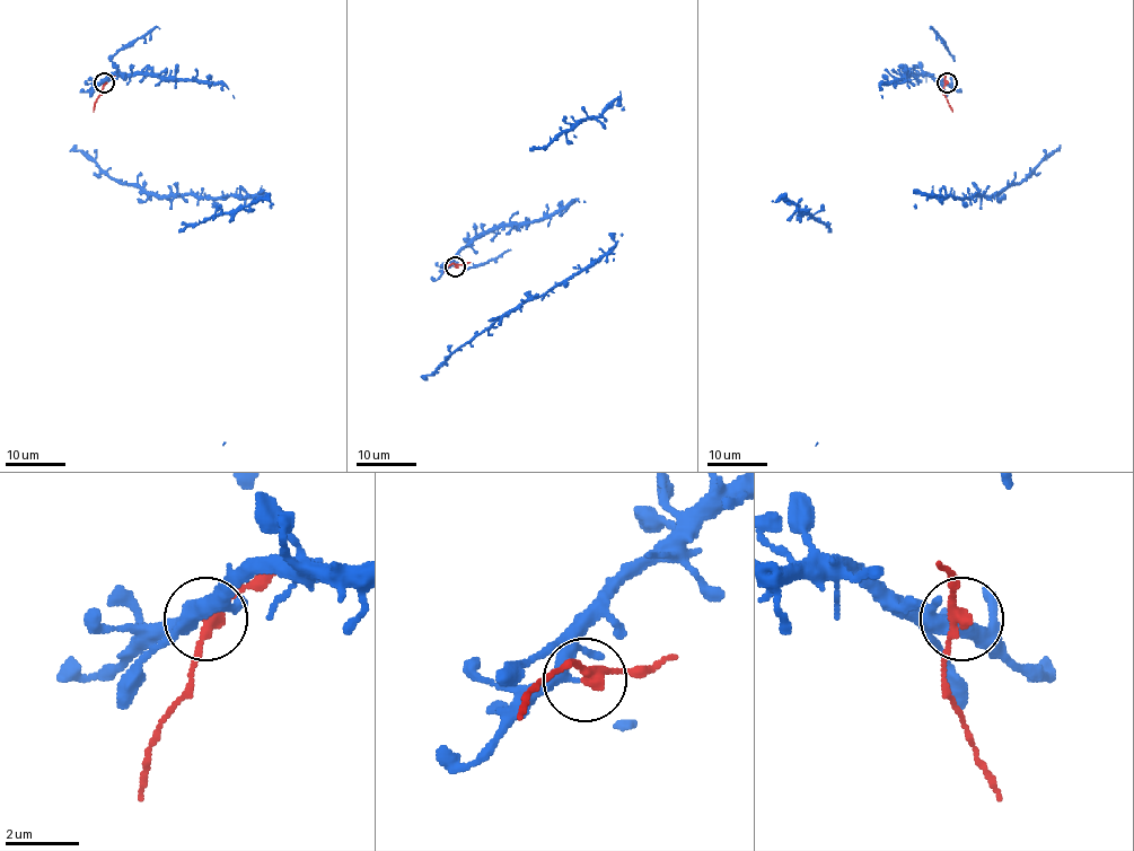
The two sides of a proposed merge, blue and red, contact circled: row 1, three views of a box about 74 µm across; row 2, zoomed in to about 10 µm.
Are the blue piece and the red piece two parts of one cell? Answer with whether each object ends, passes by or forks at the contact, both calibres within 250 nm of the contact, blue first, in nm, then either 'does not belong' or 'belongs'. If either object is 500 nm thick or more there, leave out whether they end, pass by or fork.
blue passes by | red passes by | 280/280 nm | does not belong

